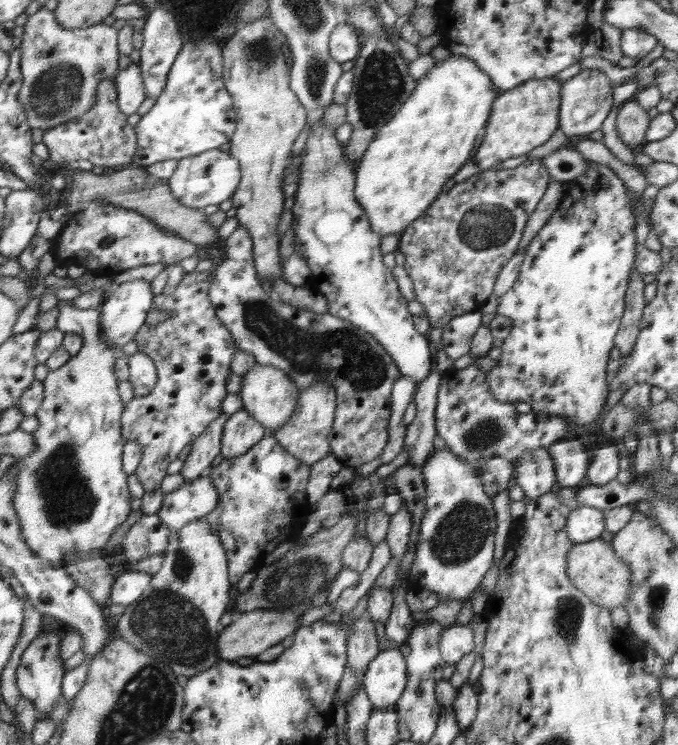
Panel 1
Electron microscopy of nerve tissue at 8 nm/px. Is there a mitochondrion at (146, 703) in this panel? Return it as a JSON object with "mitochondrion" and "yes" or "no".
{"mitochondrion":"yes"}

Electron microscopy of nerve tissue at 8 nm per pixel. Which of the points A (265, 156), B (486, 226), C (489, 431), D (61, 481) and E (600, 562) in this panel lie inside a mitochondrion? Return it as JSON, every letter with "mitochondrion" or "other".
{"A":"other","B":"mitochondrion","C":"mitochondrion","D":"mitochondrion","E":"other"}

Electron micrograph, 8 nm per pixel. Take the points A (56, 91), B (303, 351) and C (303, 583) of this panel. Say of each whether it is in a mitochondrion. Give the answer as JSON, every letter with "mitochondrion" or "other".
{"A":"mitochondrion","B":"mitochondrion","C":"mitochondrion"}

